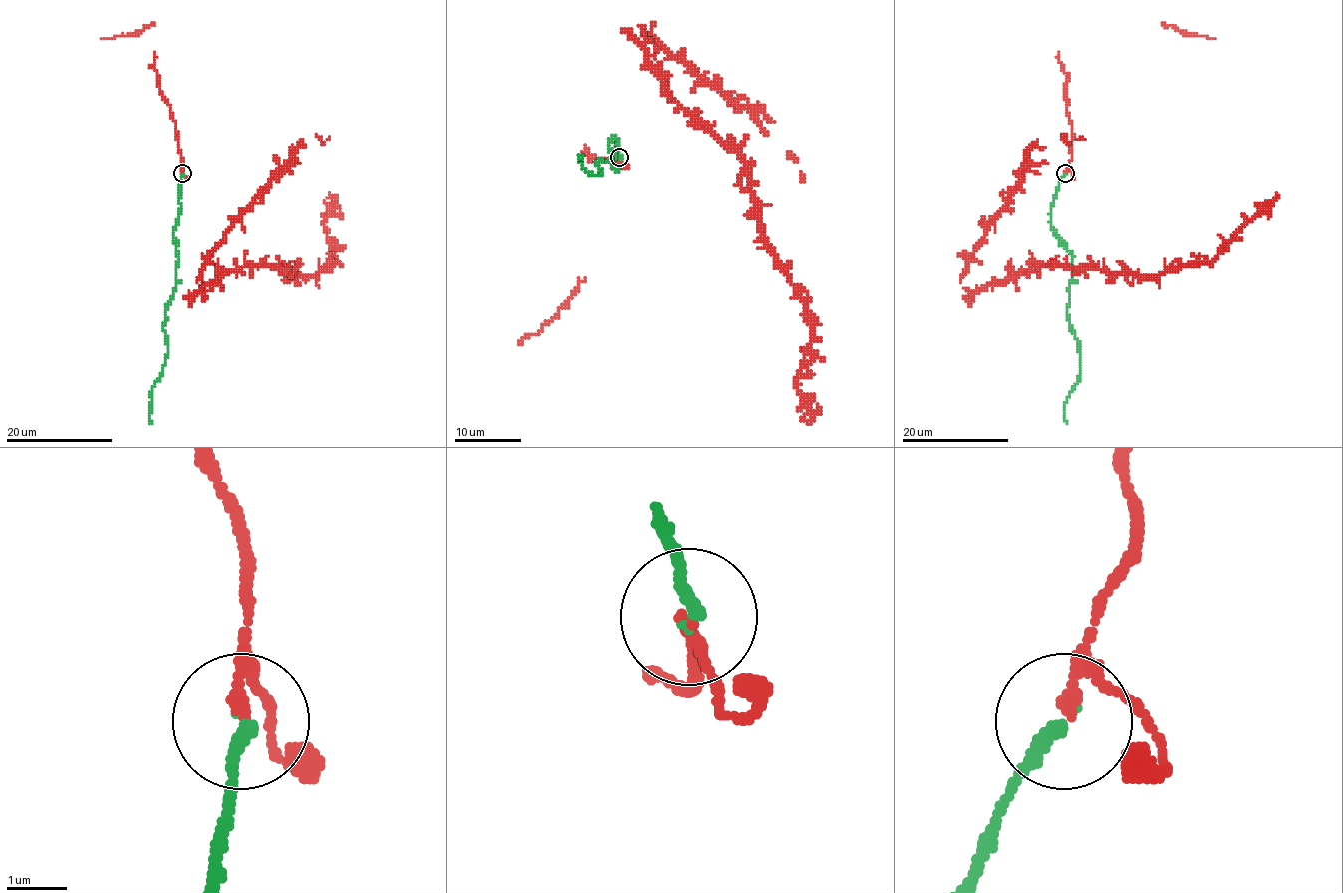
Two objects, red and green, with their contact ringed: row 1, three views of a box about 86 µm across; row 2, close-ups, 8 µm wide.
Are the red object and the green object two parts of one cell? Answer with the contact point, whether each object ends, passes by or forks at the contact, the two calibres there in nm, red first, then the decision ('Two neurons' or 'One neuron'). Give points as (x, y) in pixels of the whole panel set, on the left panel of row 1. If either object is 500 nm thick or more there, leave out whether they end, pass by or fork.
Place: (182, 173). At the ring red passes by. At the ring green ends. Thickness 140 nm (red) against 240 nm. One neuron

